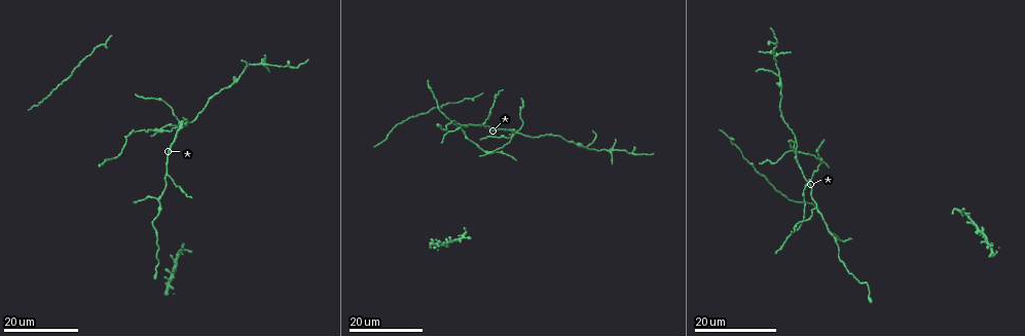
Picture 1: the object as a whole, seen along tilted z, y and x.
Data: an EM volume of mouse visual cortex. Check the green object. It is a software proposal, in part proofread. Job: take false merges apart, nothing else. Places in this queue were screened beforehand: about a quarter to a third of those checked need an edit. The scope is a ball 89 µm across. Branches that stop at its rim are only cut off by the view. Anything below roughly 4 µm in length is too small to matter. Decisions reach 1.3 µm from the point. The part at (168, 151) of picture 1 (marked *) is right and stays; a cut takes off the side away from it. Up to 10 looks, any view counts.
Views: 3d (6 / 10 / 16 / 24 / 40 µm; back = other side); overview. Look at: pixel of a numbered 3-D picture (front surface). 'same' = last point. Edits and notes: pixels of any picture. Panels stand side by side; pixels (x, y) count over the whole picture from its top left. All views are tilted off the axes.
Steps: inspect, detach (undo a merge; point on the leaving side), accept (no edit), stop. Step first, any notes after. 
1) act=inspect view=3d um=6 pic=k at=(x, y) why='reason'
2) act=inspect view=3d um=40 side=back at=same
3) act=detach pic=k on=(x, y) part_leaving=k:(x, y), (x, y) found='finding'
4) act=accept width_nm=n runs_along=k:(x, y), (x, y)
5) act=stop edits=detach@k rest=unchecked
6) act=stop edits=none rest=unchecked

act=inspect view=3d um=24 pic=1 at=(518, 133) why='looks like a crossing'

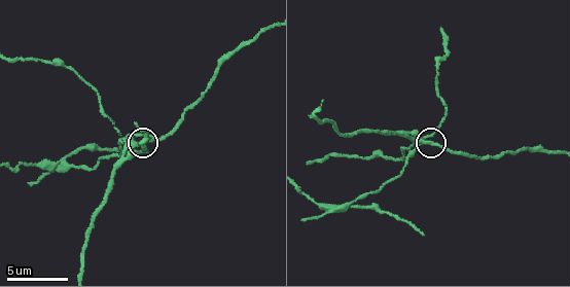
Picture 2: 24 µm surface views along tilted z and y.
act=inspect view=3d um=6 pic=2 at=(424, 143) why='zoom in'

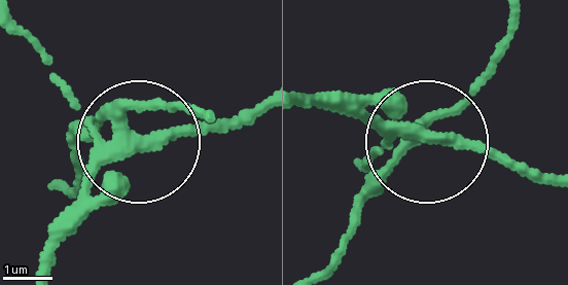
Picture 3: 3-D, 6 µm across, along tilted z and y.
act=detach pic=3 on=(168, 107) width_nm=260 part_leaving=3:(410, 134), (368, 183), (331, 261) found='a second neuron is stuck on'

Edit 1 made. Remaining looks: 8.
act=inspect view=3d um=16 pic=2 at=(313, 116) why='three-way junction'

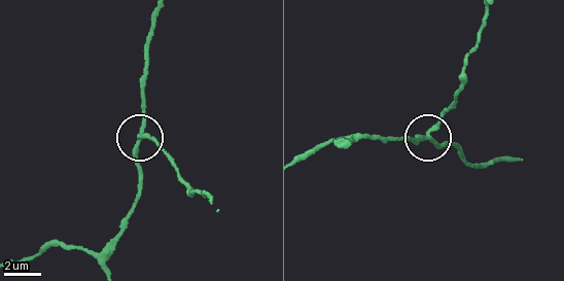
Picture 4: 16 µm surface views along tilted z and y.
act=detach pic=4 on=(154, 139) side_arm_um=16 arms=3 found='a second neuron is stuck on'

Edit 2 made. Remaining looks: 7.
act=inspect view=overview

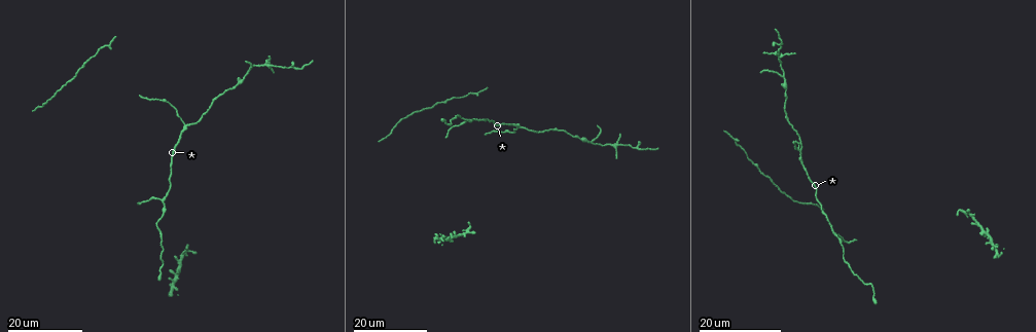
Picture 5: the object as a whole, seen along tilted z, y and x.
act=inspect view=3d um=16 pic=5 at=(833, 235) why='arms part here'

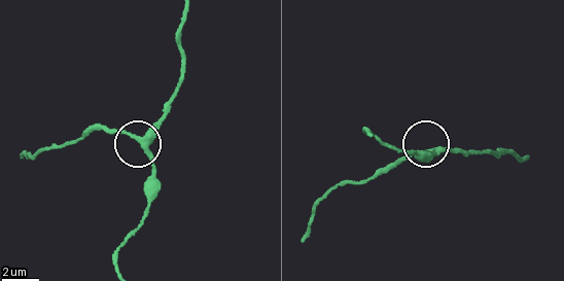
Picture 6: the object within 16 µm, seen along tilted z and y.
act=inspect view=3d um=6 pic=6 at=(139, 142)

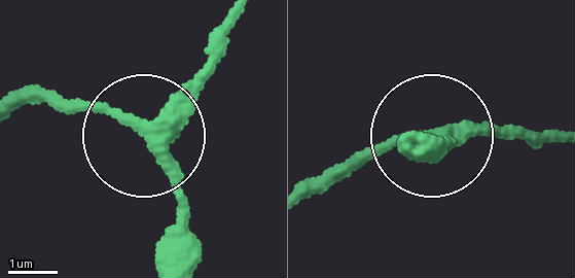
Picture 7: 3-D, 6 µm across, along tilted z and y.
act=accept width_nm=270 runs_along=7:(558, 130), (467, 126), (340, 172) found='all the same neuron'

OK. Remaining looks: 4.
act=inspect view=3d um=24 pic=5 at=(247, 73)

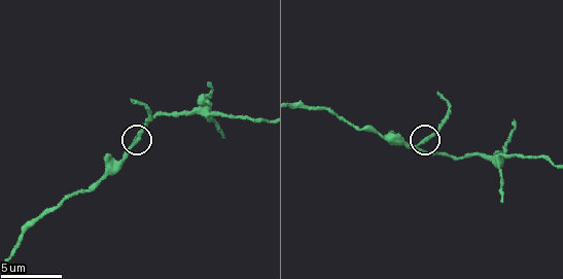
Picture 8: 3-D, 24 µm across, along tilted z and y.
act=inspect view=3d um=6 pic=8 at=(420, 143) why='closer look'

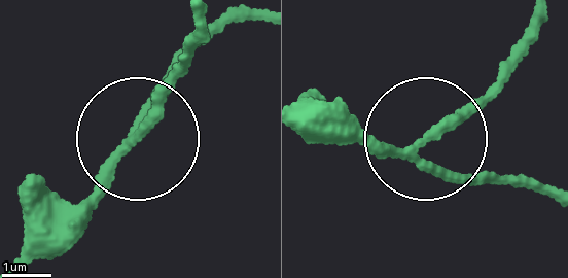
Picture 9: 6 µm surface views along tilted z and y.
act=detach pic=9 on=(151, 94) width_nm=170 part_leaving=9:(128, 147), (177, 71), (194, 14) found='a second neuron is stuck on'

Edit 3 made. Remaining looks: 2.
act=inspect view=3d um=10 pic=8 at=(505, 156) why='thick turns thin'

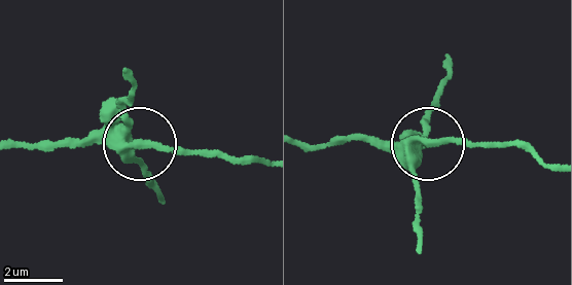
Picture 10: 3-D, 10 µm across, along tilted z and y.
act=inspect view=3d um=6 pic=10 at=(430, 140) why='zoom in'

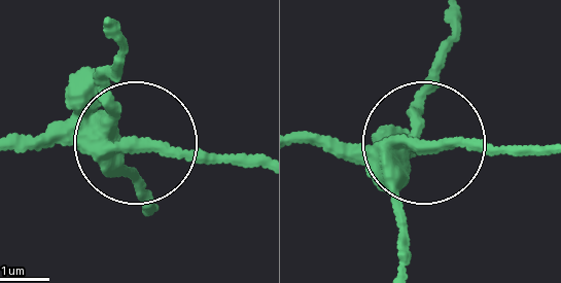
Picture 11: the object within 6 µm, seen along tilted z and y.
act=detach pic=11 on=(397, 220) part_leaving=11:(381, 154), (459, 21) found='two neurons meet here'

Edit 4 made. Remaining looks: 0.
act=stop edits=detach@3,detach@4,detach@9,detach@11 rest=unchecked

